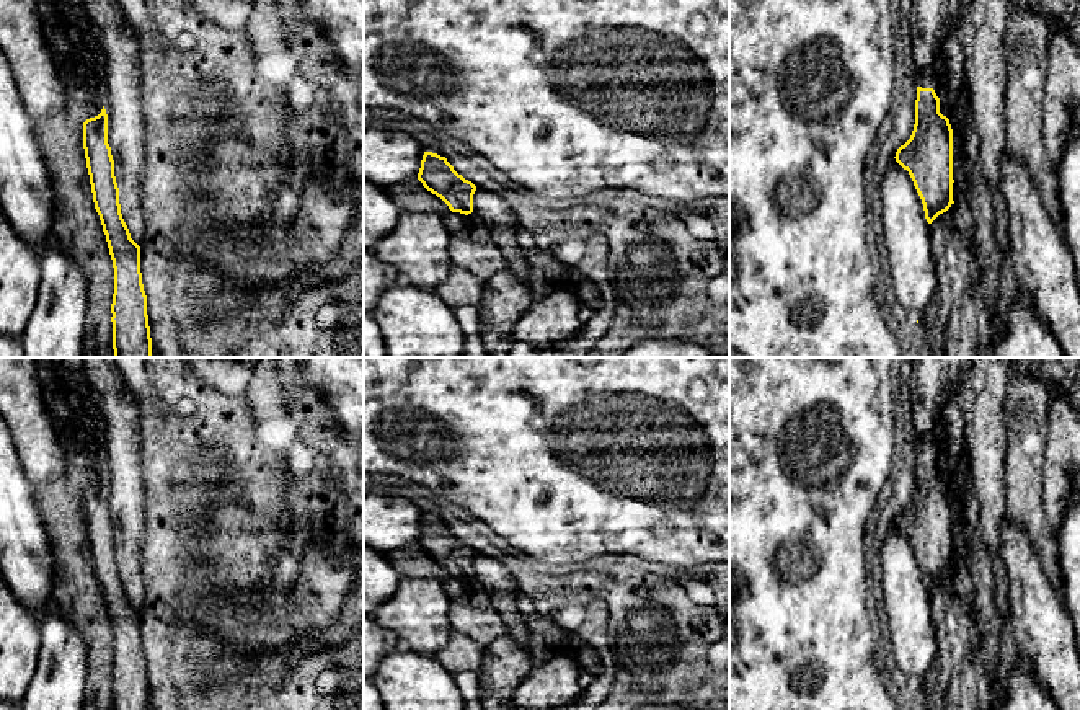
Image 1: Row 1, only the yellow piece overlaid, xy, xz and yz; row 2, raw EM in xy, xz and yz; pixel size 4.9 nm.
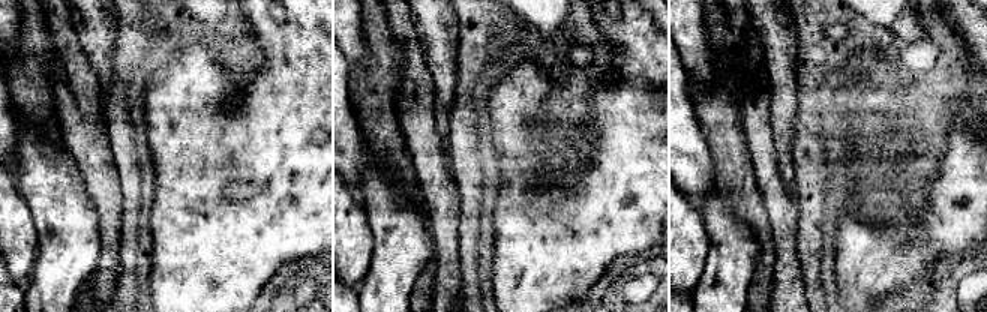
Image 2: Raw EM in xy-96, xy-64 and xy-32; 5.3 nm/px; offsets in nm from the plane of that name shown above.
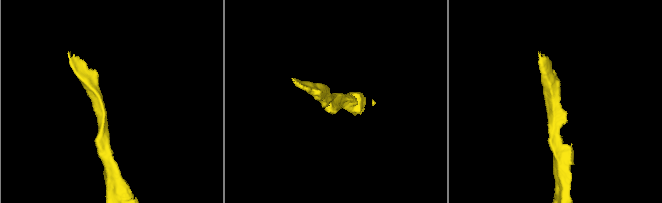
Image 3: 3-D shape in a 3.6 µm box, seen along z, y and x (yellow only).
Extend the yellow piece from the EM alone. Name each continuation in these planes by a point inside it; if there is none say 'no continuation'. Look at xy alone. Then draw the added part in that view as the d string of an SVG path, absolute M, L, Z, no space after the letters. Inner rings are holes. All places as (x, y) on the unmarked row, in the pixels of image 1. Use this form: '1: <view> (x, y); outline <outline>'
no continuation

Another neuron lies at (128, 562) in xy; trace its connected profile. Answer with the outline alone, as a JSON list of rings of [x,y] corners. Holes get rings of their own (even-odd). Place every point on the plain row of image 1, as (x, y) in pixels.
[[[142,548],[135,553],[119,553],[119,570],[122,584],[129,594],[131,604],[142,614],[145,604],[145,578],[140,573],[139,560],[142,557]]]

